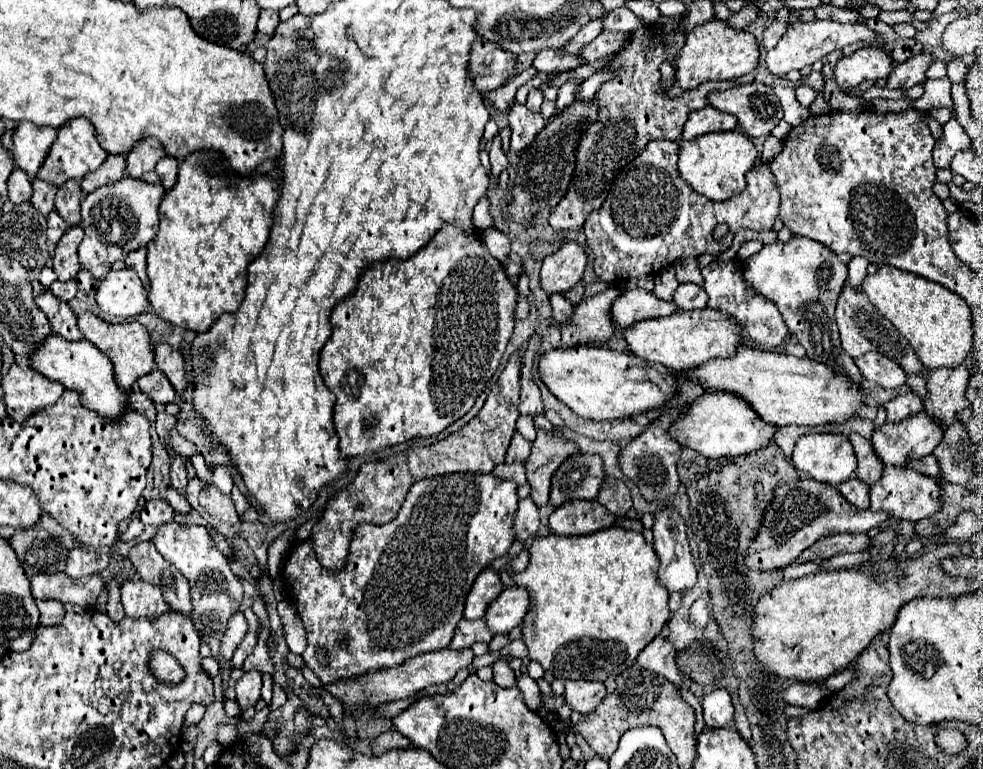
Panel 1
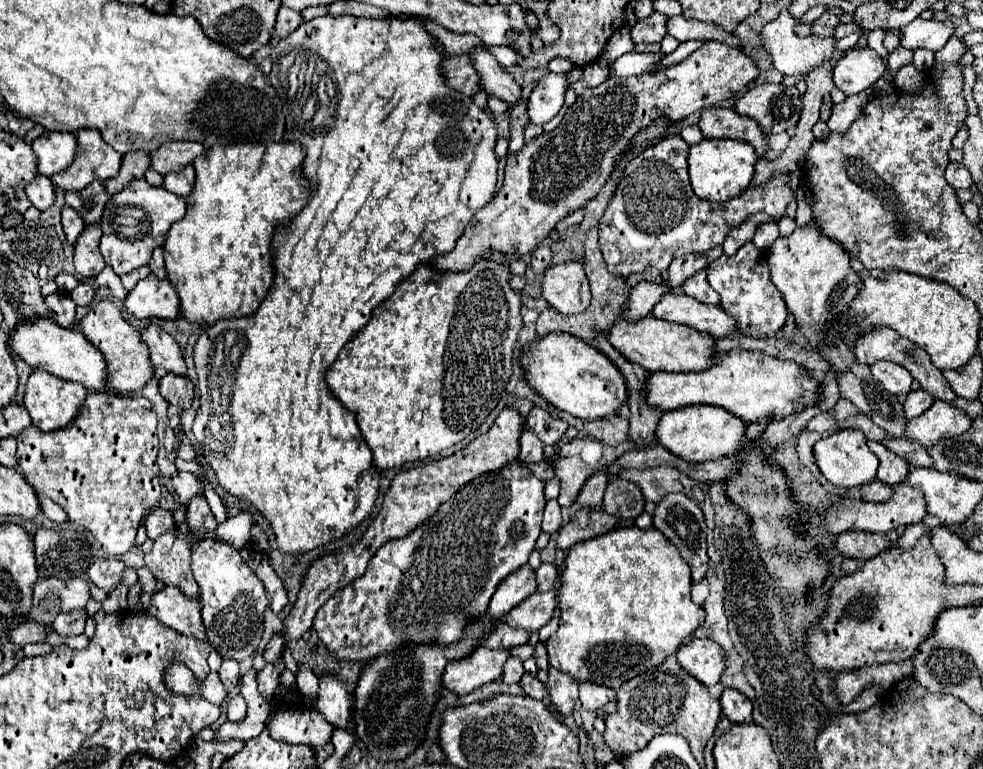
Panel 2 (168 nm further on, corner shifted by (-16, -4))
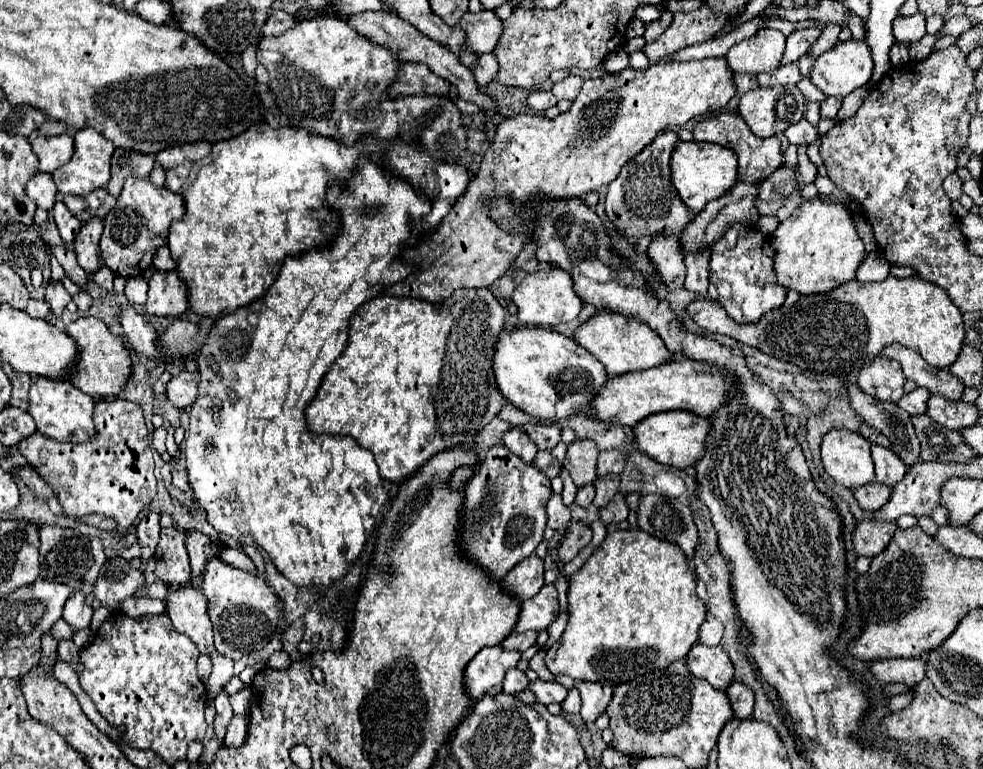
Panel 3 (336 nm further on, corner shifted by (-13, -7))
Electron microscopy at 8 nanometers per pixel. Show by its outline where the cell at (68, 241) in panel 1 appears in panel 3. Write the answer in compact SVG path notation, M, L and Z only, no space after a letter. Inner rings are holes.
M91 219L89 223L85 223L81 227L79 235L73 241L77 261L89 275L93 275L99 267L103 267L101 255L99 255L99 237L101 237L101 233L103 233L103 221L101 219Z

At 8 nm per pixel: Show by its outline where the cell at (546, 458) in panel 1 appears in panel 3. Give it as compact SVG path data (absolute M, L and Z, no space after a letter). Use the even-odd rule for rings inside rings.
M577 439L569 445L563 467L571 473L577 487L593 483L597 479L599 449L589 439Z

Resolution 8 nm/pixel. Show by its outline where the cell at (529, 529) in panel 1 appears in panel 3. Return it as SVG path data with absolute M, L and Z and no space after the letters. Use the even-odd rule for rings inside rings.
M553 495L547 503L547 515L549 515L549 521L547 521L547 527L551 527L553 531L561 531L567 527L569 523L569 509L563 505L561 501L561 495Z

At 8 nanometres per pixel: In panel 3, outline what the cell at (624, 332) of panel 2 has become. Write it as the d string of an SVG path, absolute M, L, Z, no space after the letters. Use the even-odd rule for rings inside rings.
M603 309L599 311L591 321L581 325L575 333L575 341L591 351L607 369L611 375L625 375L625 371L639 371L645 367L657 367L657 363L663 363L665 359L673 359L669 355L669 349L661 343L659 335L651 331L647 323L641 323L639 319Z

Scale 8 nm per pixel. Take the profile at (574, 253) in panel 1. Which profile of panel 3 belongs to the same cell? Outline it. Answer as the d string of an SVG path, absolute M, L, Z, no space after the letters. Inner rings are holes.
M549 269L527 275L513 293L513 303L517 305L519 321L525 325L559 325L571 323L583 309L579 295L573 289L573 281L567 271Z

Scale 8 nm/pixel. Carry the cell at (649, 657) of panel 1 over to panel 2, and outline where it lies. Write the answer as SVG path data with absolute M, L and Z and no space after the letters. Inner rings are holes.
M690 638L676 654L680 666L706 686L720 682L726 670L724 650L708 638Z

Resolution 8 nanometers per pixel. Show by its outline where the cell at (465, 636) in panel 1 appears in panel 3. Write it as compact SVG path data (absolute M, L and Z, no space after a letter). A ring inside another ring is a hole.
M527 631L527 633L511 633L501 647L505 647L507 651L525 651L529 649L537 639L537 631Z

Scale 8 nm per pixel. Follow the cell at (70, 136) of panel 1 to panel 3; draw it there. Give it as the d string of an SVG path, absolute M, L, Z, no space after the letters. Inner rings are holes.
M81 129L75 133L75 153L67 165L53 173L53 181L63 195L89 195L93 189L105 189L111 179L111 155L115 145L103 139L95 129Z

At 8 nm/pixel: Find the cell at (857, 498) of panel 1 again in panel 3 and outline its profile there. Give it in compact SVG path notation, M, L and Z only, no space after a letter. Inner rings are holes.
M877 481L855 489L855 499L865 511L877 511L877 507L883 507L889 501L889 497L891 497L891 489Z

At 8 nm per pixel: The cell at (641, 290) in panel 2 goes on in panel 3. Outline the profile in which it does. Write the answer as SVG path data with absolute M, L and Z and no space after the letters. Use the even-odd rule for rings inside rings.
M653 237L647 255L669 291L677 291L683 287L685 263L679 247L679 237Z

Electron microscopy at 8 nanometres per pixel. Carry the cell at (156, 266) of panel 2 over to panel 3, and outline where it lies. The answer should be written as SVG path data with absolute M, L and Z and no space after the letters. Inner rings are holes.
M167 245L157 249L157 255L153 257L153 267L157 271L173 271L175 269L175 261L171 259L171 253L169 253Z

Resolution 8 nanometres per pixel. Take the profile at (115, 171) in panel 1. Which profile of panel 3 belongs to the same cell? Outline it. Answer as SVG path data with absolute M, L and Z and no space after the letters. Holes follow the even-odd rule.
M115 149L113 159L111 159L111 181L107 185L109 195L119 197L123 183L127 177L139 177L145 179L155 165L153 155L143 155L137 151L125 151L125 149Z

